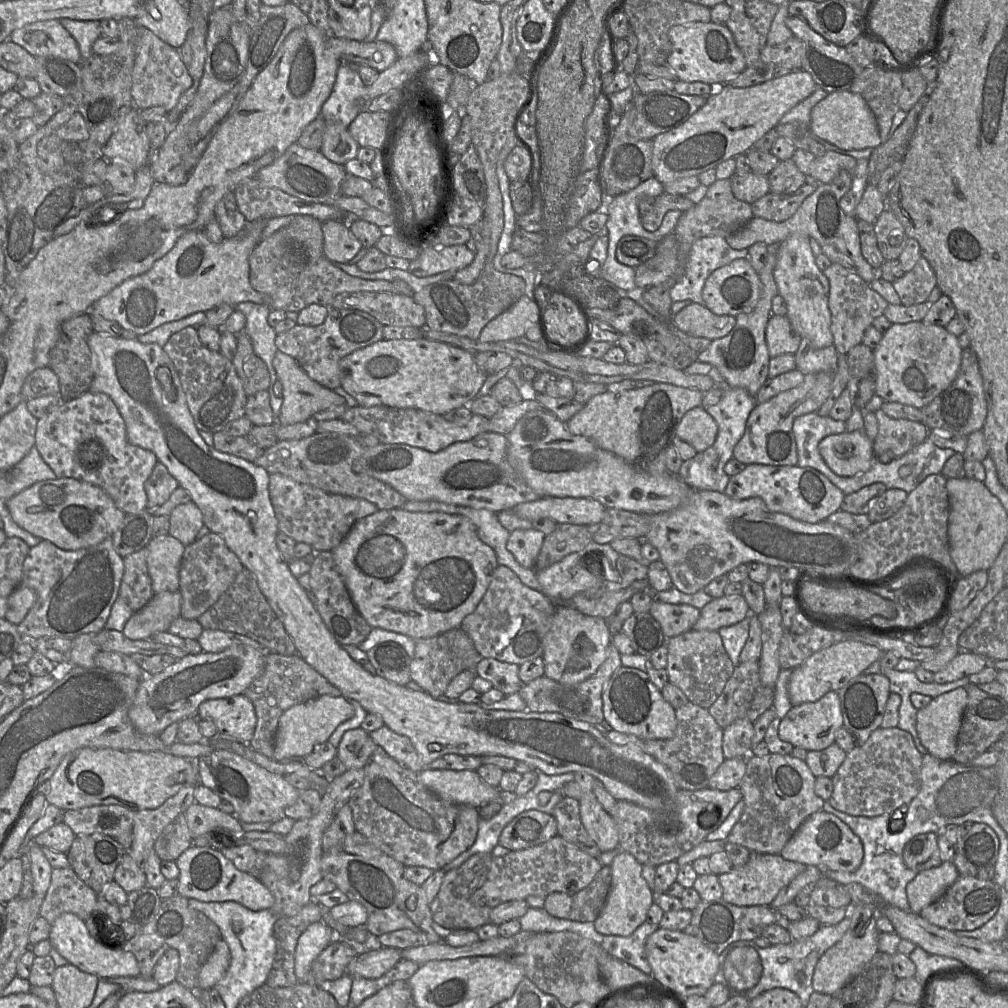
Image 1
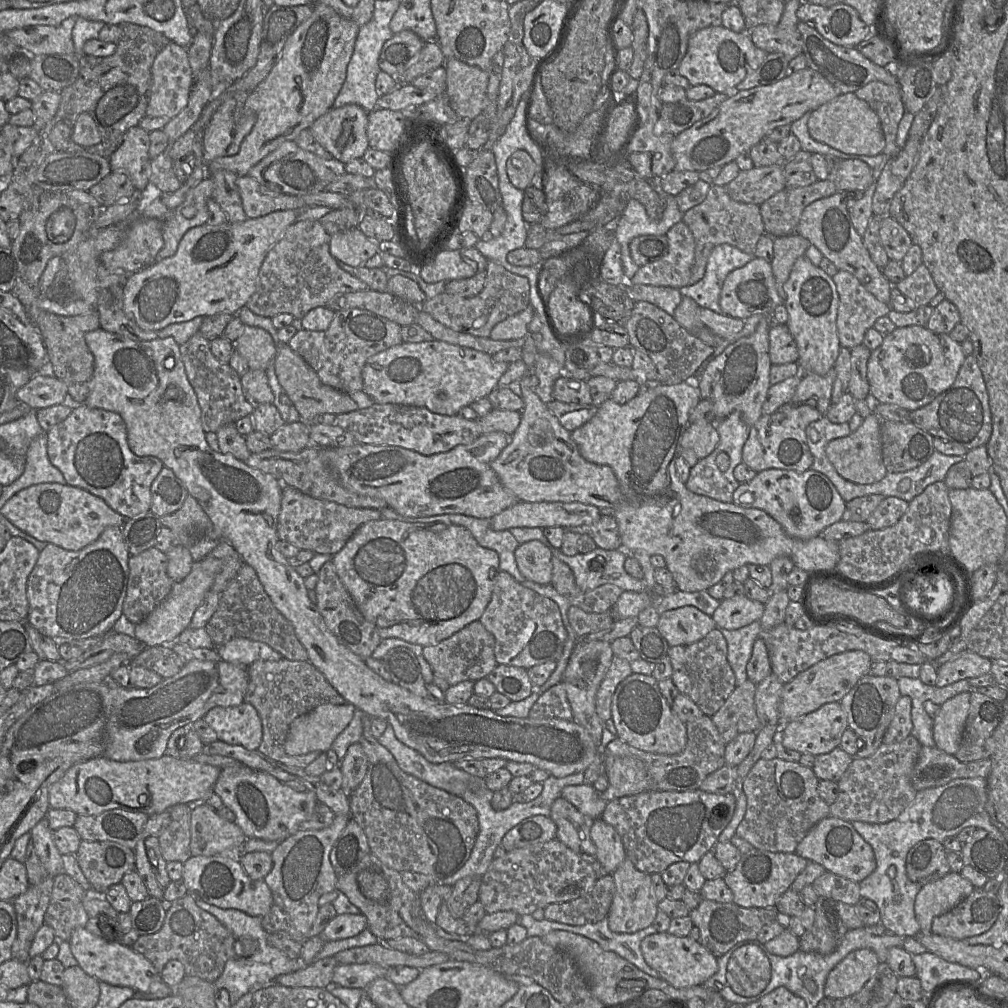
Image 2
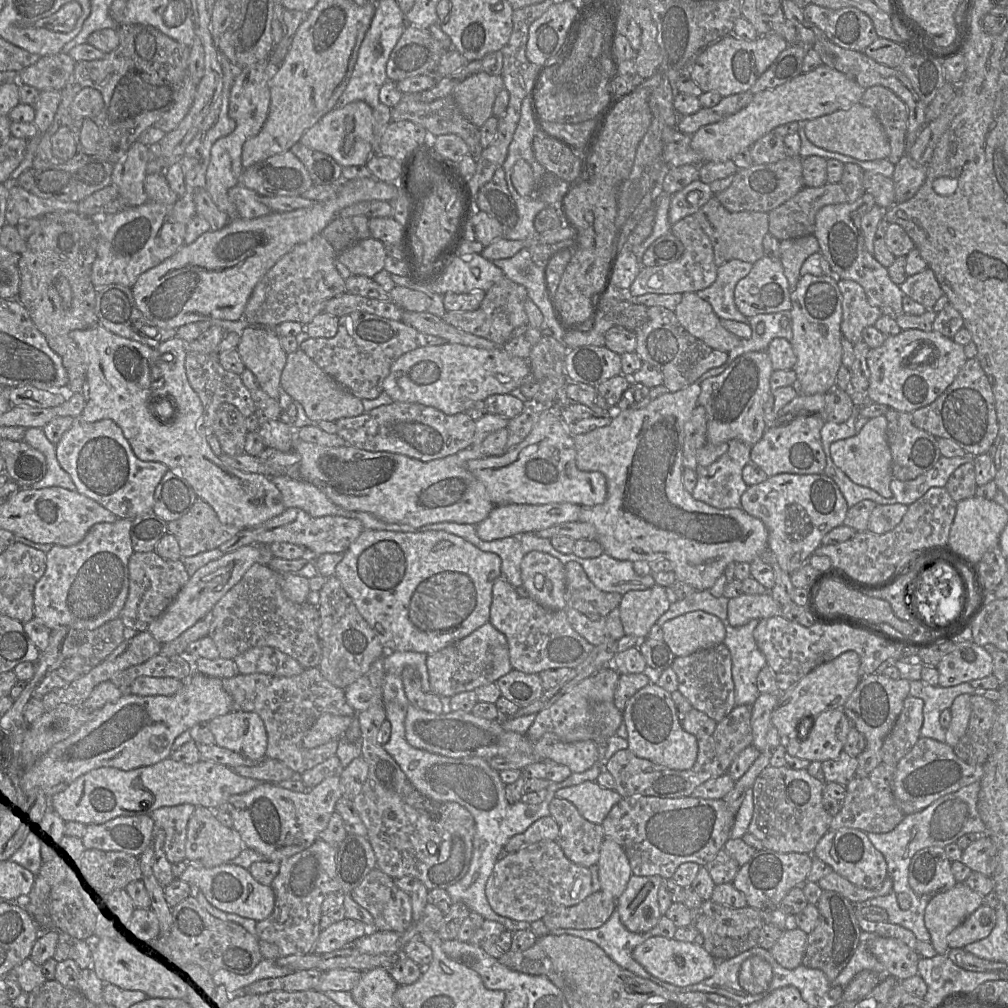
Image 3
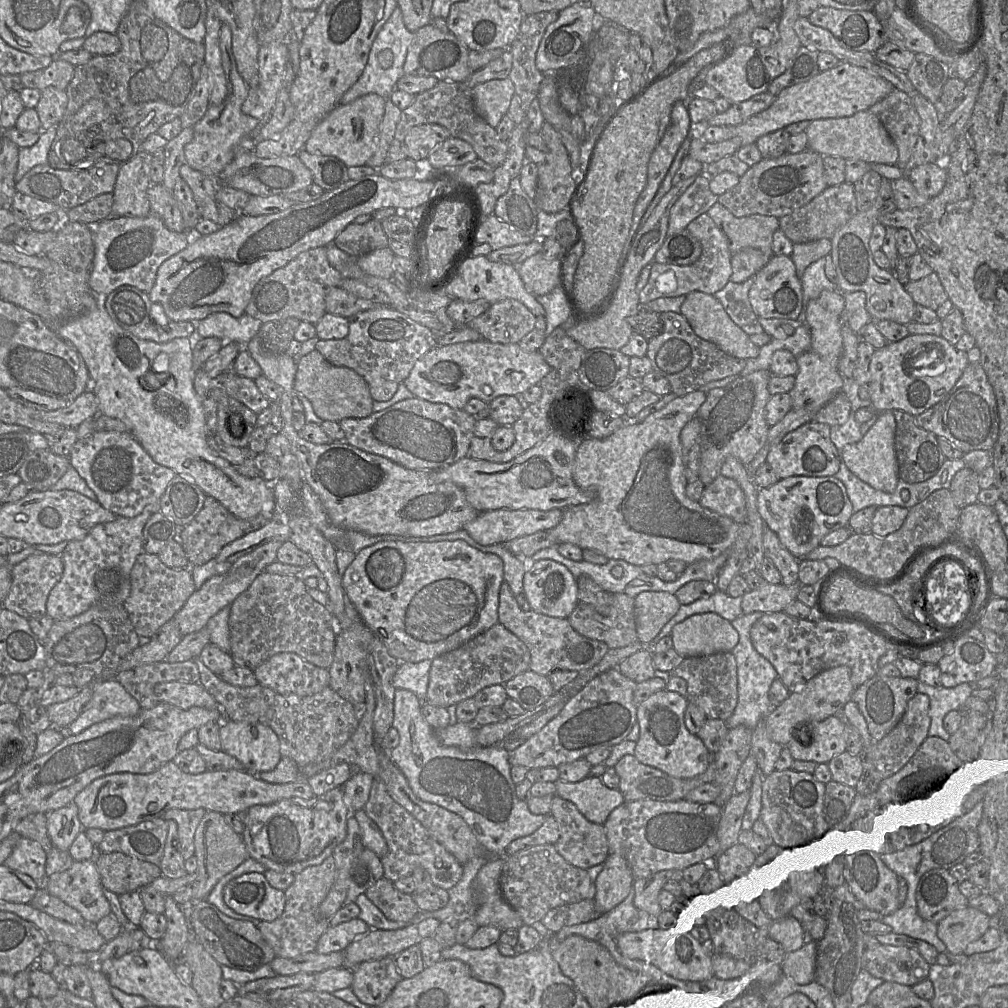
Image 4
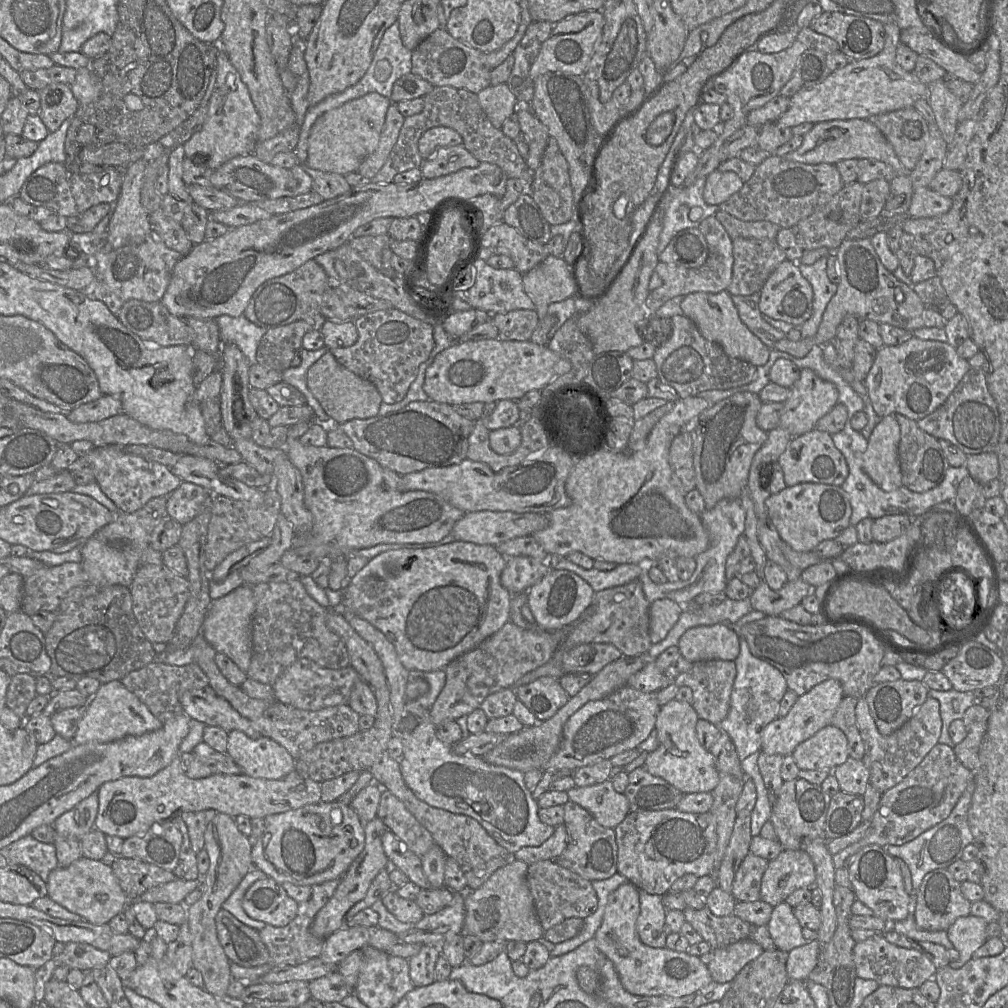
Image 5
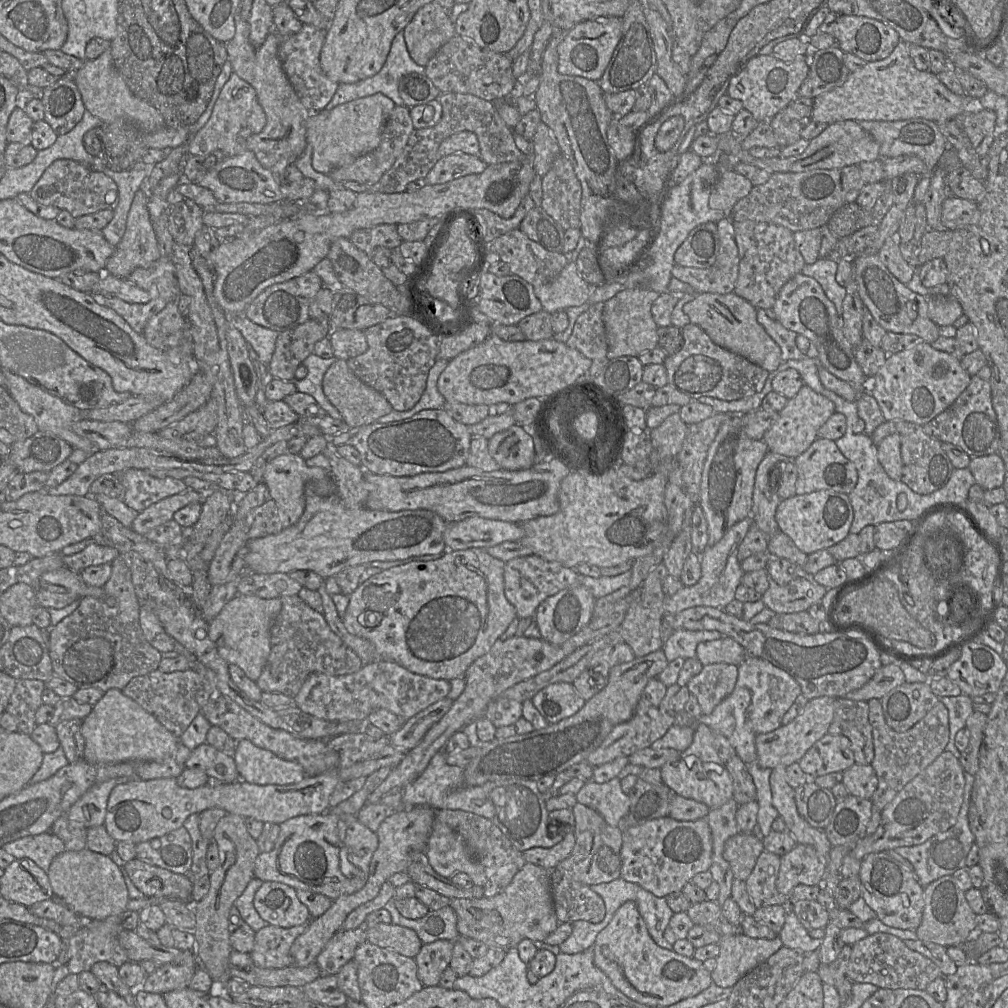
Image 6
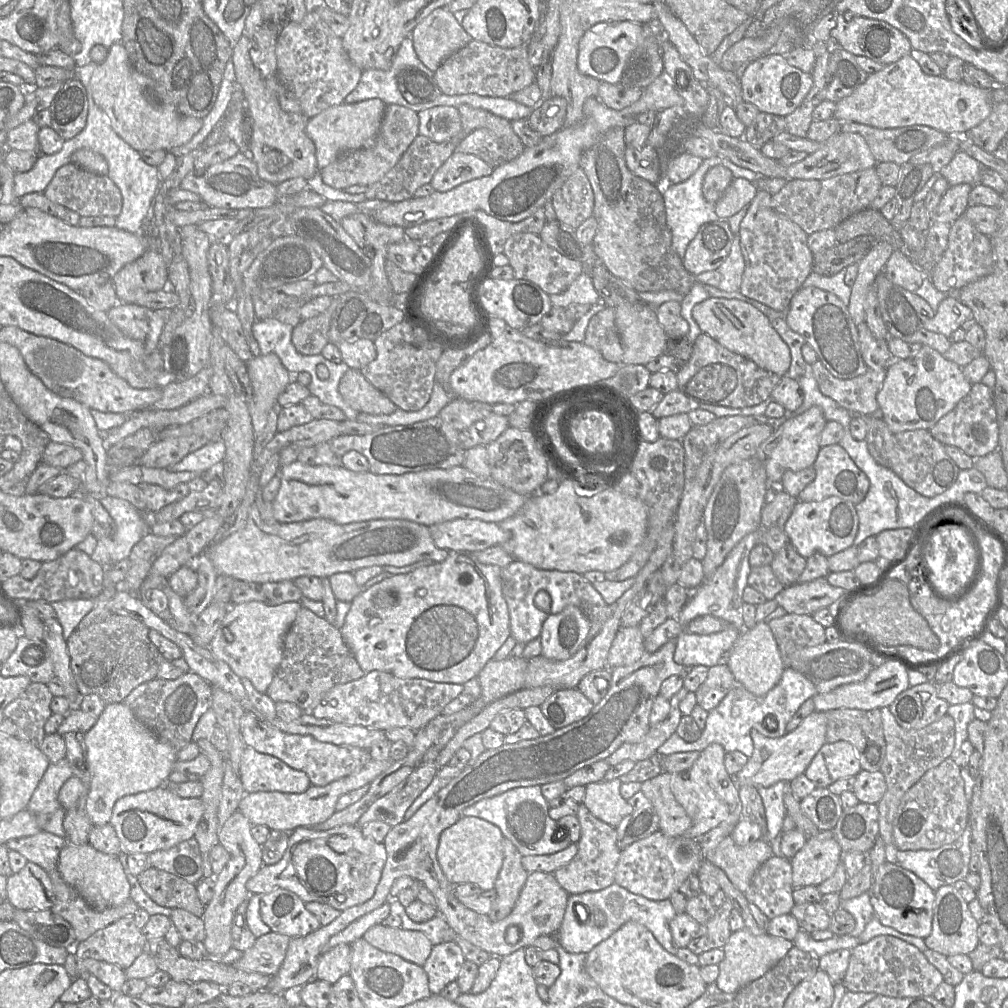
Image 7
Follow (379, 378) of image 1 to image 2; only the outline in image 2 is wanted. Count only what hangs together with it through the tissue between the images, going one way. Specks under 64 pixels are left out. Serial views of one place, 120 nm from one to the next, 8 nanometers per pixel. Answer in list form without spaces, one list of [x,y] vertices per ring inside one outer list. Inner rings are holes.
[[[432,340],[419,343],[401,343],[384,350],[367,361],[363,368],[363,392],[368,394],[375,404],[399,404],[424,407],[441,415],[456,415],[465,406],[475,400],[487,397],[498,386],[500,377],[509,364],[493,360],[492,355],[449,344],[444,341]]]

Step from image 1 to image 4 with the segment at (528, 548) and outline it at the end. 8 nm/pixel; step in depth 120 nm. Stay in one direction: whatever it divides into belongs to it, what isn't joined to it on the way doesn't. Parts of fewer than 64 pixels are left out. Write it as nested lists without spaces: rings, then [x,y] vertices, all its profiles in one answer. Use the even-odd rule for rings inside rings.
[[[554,560],[528,563],[523,585],[530,609],[541,614],[568,618],[579,603],[576,578]]]

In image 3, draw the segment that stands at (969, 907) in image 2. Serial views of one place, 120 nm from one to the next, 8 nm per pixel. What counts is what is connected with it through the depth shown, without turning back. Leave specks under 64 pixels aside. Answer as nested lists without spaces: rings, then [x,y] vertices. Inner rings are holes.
[[[983,903],[947,936],[949,948],[964,948],[967,944],[986,938],[996,921],[995,910]]]

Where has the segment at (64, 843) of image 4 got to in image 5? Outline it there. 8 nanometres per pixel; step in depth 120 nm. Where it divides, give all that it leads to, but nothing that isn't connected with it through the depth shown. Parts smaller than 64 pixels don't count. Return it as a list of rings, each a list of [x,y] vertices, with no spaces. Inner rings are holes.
[[[97,792],[91,794],[71,810],[60,815],[53,823],[56,833],[67,838],[81,840],[95,829],[99,799]]]

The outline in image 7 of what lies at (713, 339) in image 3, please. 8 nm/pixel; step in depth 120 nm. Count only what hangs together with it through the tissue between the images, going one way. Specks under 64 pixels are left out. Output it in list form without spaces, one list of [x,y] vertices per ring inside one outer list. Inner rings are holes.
[[[710,297],[692,309],[692,317],[701,331],[731,352],[740,354],[760,368],[783,377],[791,364],[788,345],[771,325],[770,319],[753,305],[738,299]]]

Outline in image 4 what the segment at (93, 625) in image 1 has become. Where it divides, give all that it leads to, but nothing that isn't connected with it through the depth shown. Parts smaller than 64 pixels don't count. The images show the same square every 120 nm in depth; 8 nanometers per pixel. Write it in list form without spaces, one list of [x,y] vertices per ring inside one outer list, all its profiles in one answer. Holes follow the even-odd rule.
[[[148,505],[135,517],[121,517],[112,522],[96,525],[82,540],[69,541],[60,557],[64,570],[60,581],[52,588],[46,603],[46,615],[54,621],[65,620],[90,609],[92,606],[113,607],[124,604],[131,592],[131,571],[136,558],[143,553],[143,529],[157,505]]]

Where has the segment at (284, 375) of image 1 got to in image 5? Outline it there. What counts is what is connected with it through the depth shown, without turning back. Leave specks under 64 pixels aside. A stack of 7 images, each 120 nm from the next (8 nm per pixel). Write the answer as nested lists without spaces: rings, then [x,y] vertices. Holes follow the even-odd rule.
[[[328,351],[321,356],[307,371],[307,386],[319,401],[325,413],[337,424],[353,419],[369,419],[379,414],[382,397],[371,382],[361,378],[343,365]]]

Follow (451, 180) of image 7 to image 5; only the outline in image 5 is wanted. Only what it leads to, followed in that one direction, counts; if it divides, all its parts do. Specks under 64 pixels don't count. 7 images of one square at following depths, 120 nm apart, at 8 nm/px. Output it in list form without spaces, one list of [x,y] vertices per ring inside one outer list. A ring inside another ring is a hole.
[[[464,145],[440,148],[436,154],[424,160],[420,169],[423,178],[433,179],[457,172],[463,168],[476,168],[480,161]]]

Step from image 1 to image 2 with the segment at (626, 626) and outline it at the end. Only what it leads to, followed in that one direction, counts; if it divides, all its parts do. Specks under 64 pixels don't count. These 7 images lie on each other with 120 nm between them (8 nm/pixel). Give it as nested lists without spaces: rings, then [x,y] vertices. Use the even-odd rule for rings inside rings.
[[[640,624],[631,631],[631,638],[640,658],[654,664],[668,656],[669,645],[657,627],[645,627]]]

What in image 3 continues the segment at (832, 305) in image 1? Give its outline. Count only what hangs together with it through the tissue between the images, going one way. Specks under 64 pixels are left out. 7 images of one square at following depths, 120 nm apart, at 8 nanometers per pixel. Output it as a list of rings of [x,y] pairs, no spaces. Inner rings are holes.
[[[840,279],[837,285],[842,294],[841,333],[856,344],[862,340],[864,328],[873,326],[884,311],[868,303],[863,287],[857,282]]]

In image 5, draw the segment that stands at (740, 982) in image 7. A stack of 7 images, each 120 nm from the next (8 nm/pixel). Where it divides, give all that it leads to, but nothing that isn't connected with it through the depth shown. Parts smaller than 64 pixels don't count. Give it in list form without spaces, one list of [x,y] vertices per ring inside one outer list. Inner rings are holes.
[[[747,938],[713,949],[713,959],[708,964],[712,981],[732,982],[740,970],[763,953],[764,949],[754,940]]]

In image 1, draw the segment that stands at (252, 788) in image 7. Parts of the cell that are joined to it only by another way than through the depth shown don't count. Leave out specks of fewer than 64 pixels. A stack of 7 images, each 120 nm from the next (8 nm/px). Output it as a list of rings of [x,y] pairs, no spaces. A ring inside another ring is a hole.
[[[244,694],[206,700],[199,705],[197,714],[215,724],[218,735],[212,739],[249,744],[253,738],[257,717],[252,702]]]

